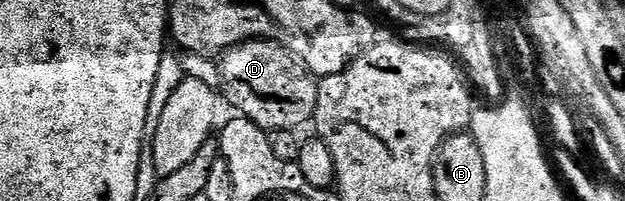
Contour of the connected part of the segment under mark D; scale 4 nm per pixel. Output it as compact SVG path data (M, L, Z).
M271 39L248 40L225 52L220 61L221 80L227 99L238 109L243 116L251 118L260 128L272 132L274 130L300 129L304 123L313 120L317 107L317 89L319 82L311 71L290 53L285 47Z

